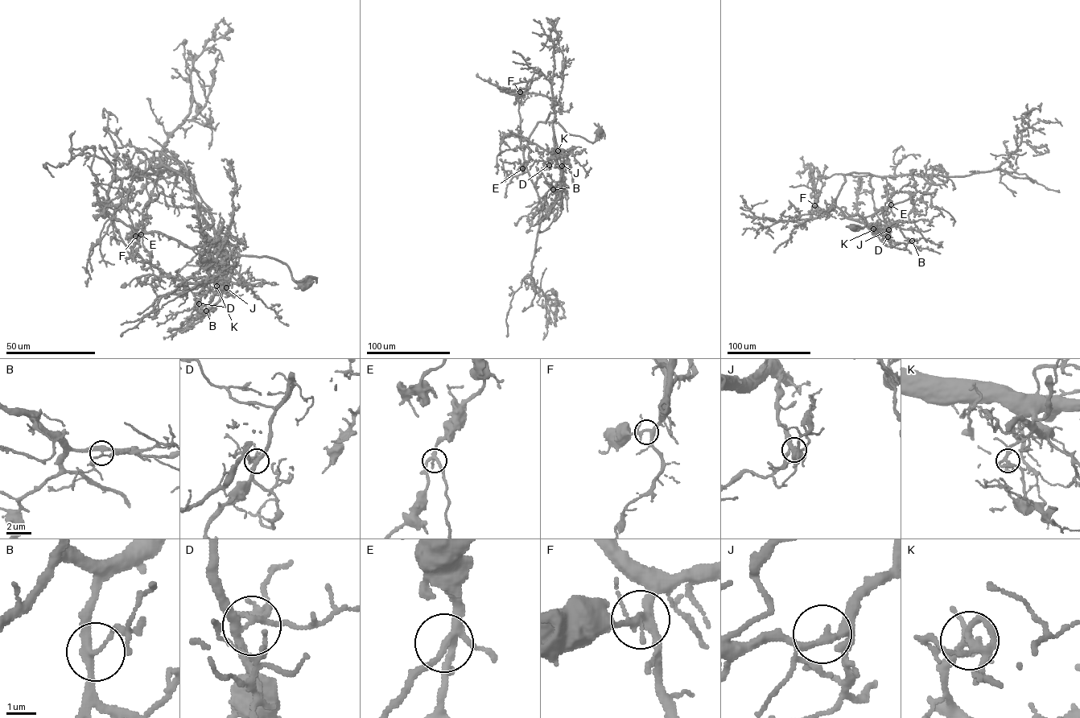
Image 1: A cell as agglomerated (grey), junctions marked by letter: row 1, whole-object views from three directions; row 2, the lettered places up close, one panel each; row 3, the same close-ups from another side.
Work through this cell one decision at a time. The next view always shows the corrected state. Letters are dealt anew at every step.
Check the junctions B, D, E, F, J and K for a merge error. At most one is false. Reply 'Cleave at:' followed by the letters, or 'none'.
Cleave at: none

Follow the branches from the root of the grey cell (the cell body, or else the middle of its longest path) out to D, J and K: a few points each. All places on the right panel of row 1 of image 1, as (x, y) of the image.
D: (852, 226), (863, 227), (865, 219), (850, 216), (842, 207), (847, 217), (875, 224), (888, 237)
J: (852, 226), (863, 227), (865, 219), (850, 216), (842, 207), (847, 217), (892, 224), (888, 229)
K: (852, 226), (863, 227), (865, 219), (850, 216), (842, 207), (847, 217), (872, 224), (873, 229)

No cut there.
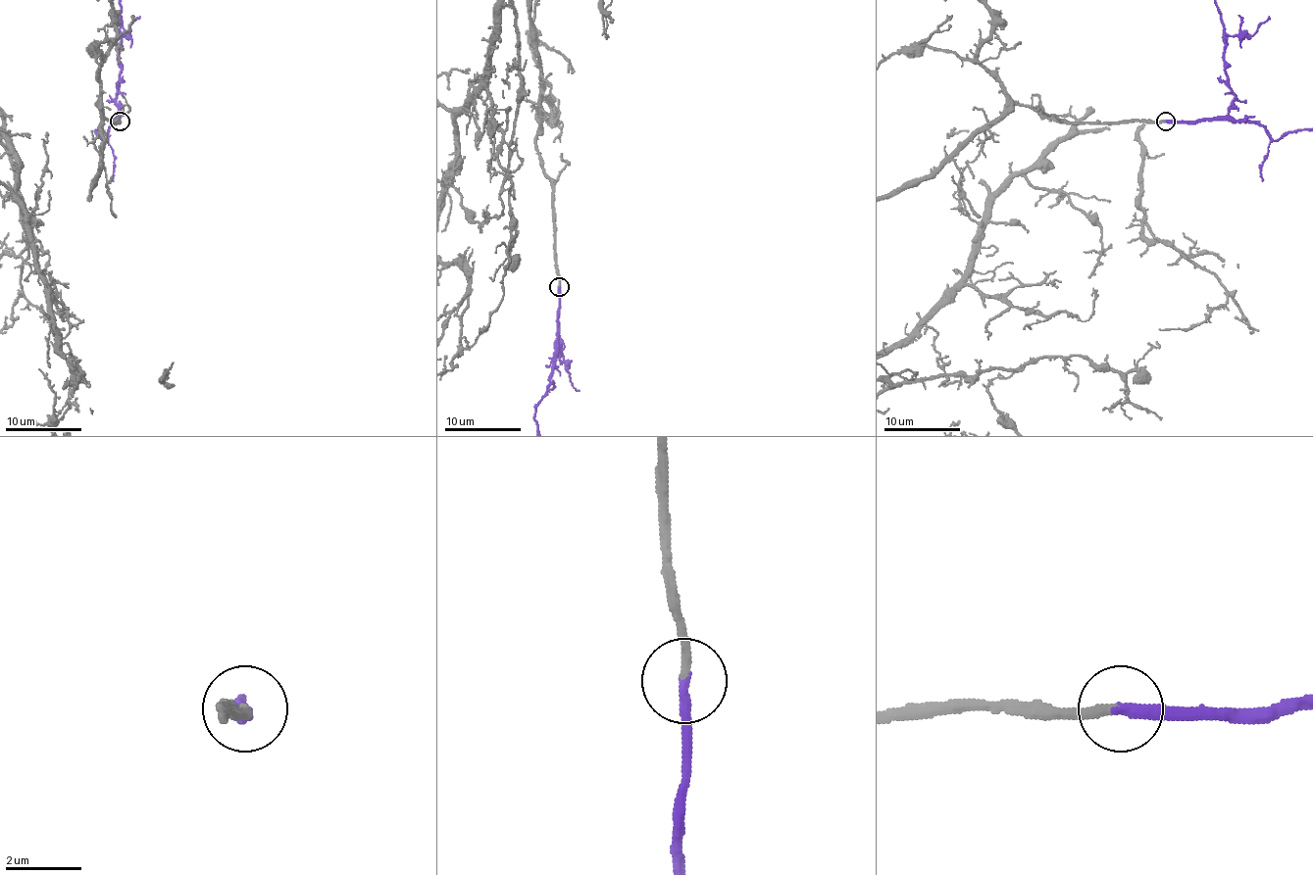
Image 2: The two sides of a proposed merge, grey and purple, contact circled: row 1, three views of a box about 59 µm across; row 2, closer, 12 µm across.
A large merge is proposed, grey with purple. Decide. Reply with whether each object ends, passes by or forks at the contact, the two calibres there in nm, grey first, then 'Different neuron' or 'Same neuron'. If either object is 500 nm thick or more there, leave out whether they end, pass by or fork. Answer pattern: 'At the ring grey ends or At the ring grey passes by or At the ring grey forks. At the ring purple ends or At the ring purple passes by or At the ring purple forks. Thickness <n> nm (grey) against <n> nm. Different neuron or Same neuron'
At the ring grey ends. At the ring purple ends. Thickness 220 nm (grey) against 280 nm. Same neuron

